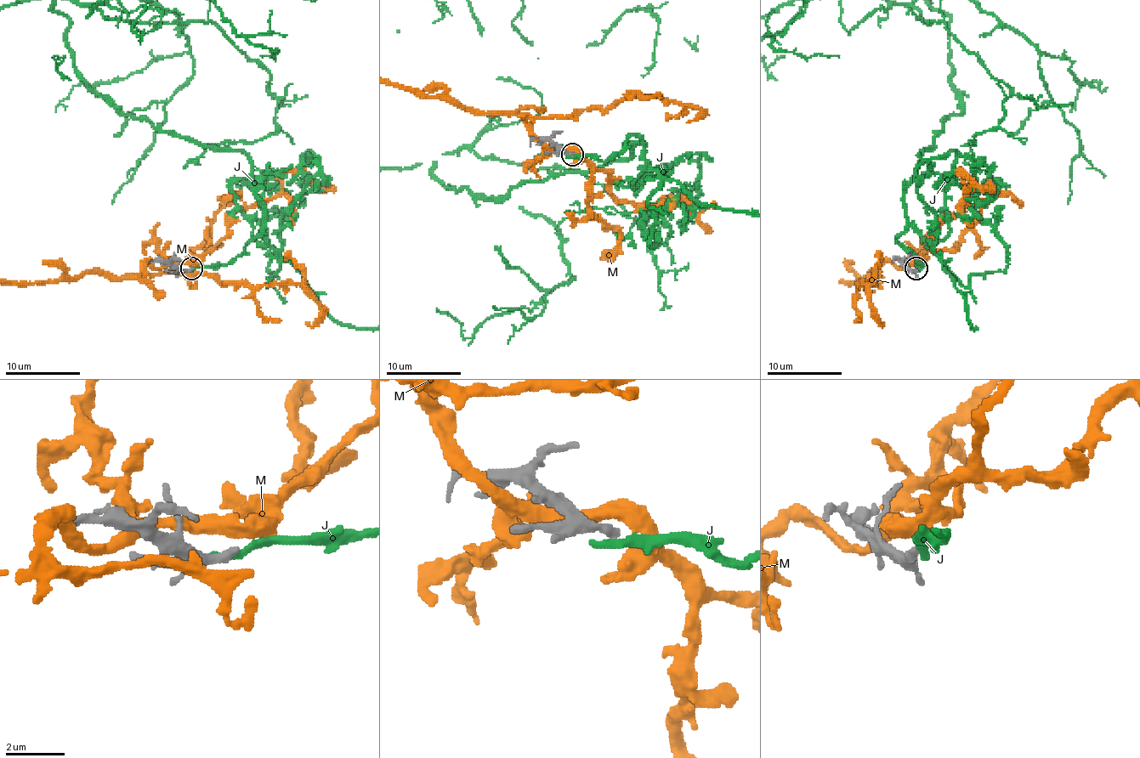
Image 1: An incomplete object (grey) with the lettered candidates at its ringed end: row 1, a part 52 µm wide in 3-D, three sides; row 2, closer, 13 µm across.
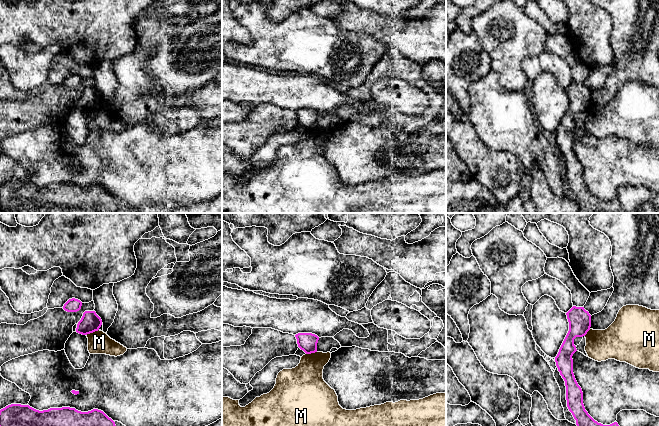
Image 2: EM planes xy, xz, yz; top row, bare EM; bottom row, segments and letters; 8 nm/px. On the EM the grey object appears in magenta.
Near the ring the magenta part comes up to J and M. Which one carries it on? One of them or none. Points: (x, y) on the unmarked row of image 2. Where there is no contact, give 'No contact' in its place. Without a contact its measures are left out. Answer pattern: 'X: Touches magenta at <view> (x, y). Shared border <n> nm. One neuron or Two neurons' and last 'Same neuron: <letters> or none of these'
J: No contact. Two neurons
M: Touches magenta at xy (92, 108). Shared border 120 nm. Two neurons
Same neuron: none of these

